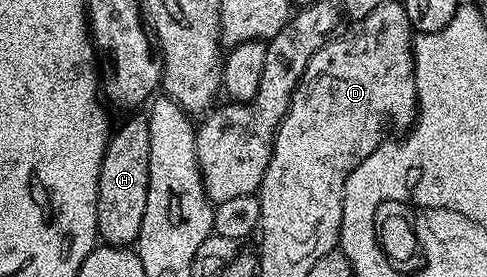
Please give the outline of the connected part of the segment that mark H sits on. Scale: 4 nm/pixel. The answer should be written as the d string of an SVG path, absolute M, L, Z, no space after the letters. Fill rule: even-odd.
M146 116L131 117L110 134L101 163L97 191L97 223L100 238L106 244L132 246L139 237L141 219L149 195L149 123Z

